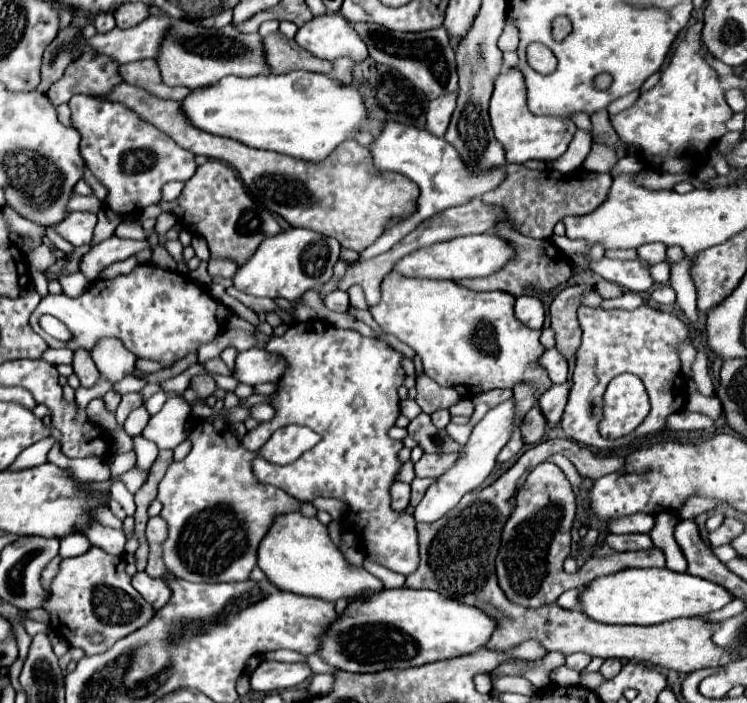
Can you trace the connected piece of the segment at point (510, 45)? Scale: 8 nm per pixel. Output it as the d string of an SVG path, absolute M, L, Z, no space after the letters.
M510 18L505 20L505 26L502 35L498 41L498 46L500 50L505 51L515 51L519 44L519 32L513 25Z

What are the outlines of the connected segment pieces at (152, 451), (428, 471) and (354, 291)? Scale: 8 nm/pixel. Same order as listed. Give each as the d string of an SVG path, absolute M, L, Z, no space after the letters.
M135 436L133 442L135 442L135 450L137 450L137 468L143 470L143 472L149 472L155 458L157 458L157 454L159 454L157 444L149 442L143 436Z
M461 452L423 454L423 458L419 462L415 462L415 474L417 474L417 478L439 478L459 460L459 456L461 456Z
M351 286L349 288L349 298L351 298L351 306L355 306L359 310L367 310L365 294L363 294L363 288L361 286Z

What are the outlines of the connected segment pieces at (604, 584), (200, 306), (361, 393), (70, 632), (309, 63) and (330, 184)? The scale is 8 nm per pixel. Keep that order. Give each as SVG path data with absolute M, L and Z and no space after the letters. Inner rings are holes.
M625 568L585 584L579 594L579 608L591 620L601 624L639 624L651 626L675 618L703 616L721 610L731 602L731 594L719 584L691 574L677 574L669 568Z
M139 264L129 274L111 280L99 278L91 282L87 292L77 298L69 298L65 294L49 294L31 314L31 326L37 334L41 334L49 348L75 350L79 346L85 346L87 350L91 350L99 338L115 336L137 358L155 360L167 368L185 354L197 350L201 344L211 342L225 328L227 314L229 308L215 300L207 288L191 282L189 276L163 270L155 264ZM43 314L59 318L69 328L71 340L61 342L45 334L39 326L39 318Z
M321 320L291 324L283 336L273 336L267 342L265 350L281 356L287 364L283 376L277 382L279 388L269 396L271 398L269 404L275 410L275 418L269 422L259 422L257 428L249 430L241 438L241 446L251 452L257 452L257 448L261 448L277 428L287 426L287 424L309 426L321 436L321 440L311 450L307 450L299 460L287 466L277 466L257 456L253 462L255 476L259 478L259 482L279 486L281 490L285 490L287 494L291 494L293 498L301 502L311 502L317 496L341 500L350 510L351 519L346 519L347 523L361 528L367 558L393 572L409 576L411 572L415 572L419 564L417 530L415 530L413 516L407 516L407 512L395 512L391 508L389 488L393 486L403 466L403 462L397 456L403 444L387 436L389 428L395 426L395 420L401 414L397 388L403 386L403 380L405 380L403 366L401 366L403 356L381 340L361 338L357 330L333 328L331 324L321 322Z
M91 546L81 556L65 558L51 582L51 596L41 606L51 616L51 630L63 636L69 646L81 648L87 656L107 652L119 638L139 630L155 614L155 608L149 602L143 602L143 596L131 586L131 576L127 576L125 564L125 558L105 554L103 550L99 552L97 546ZM93 632L101 632L105 638L99 646L87 642L87 634Z
M273 32L263 38L263 56L271 72L283 74L291 70L307 70L319 74L331 74L333 64L307 54L297 42L289 42L281 32Z
M117 84L103 100L123 102L139 118L157 126L185 150L203 154L207 158L231 164L251 194L271 212L283 216L291 226L311 228L325 236L337 238L343 248L363 252L387 228L393 218L409 218L417 210L419 186L401 174L377 174L369 150L355 140L341 142L323 162L303 162L285 154L255 150L223 136L211 136L203 130L191 128L179 110L179 102L159 100L143 88L131 84Z

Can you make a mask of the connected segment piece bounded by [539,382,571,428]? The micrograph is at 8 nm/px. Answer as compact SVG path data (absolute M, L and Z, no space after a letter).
M569 382L555 384L553 388L549 388L539 398L539 408L543 408L543 414L545 414L547 422L549 422L549 428L559 424L559 418L563 414L563 408L565 408L565 402L567 402L567 396L569 396L569 388L571 388Z

